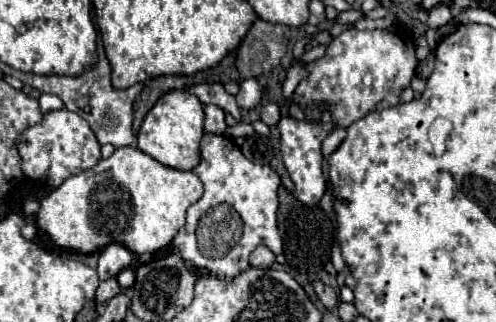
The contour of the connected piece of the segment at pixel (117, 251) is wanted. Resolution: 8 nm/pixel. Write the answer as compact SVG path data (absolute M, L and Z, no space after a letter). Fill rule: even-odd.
M122 244L106 246L100 252L100 260L98 260L98 276L100 276L100 280L116 278L122 268L130 266L130 262L132 262L132 252L128 252L128 248L124 248Z

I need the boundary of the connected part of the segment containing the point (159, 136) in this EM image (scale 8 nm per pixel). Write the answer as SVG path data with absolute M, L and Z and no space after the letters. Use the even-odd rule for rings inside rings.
M172 90L164 94L144 118L138 132L138 148L168 168L192 170L200 162L202 134L204 134L204 108L200 100L190 92Z

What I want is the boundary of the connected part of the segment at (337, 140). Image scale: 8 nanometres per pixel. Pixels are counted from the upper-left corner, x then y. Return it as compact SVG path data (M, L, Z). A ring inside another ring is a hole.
M336 128L332 131L322 143L322 153L325 157L330 156L336 148L342 143L342 140L346 137L345 128Z

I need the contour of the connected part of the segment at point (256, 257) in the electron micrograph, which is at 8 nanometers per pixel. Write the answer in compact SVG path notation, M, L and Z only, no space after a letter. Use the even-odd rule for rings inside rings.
M258 246L258 248L250 254L250 266L270 268L272 264L274 264L274 254L272 254L266 246Z

